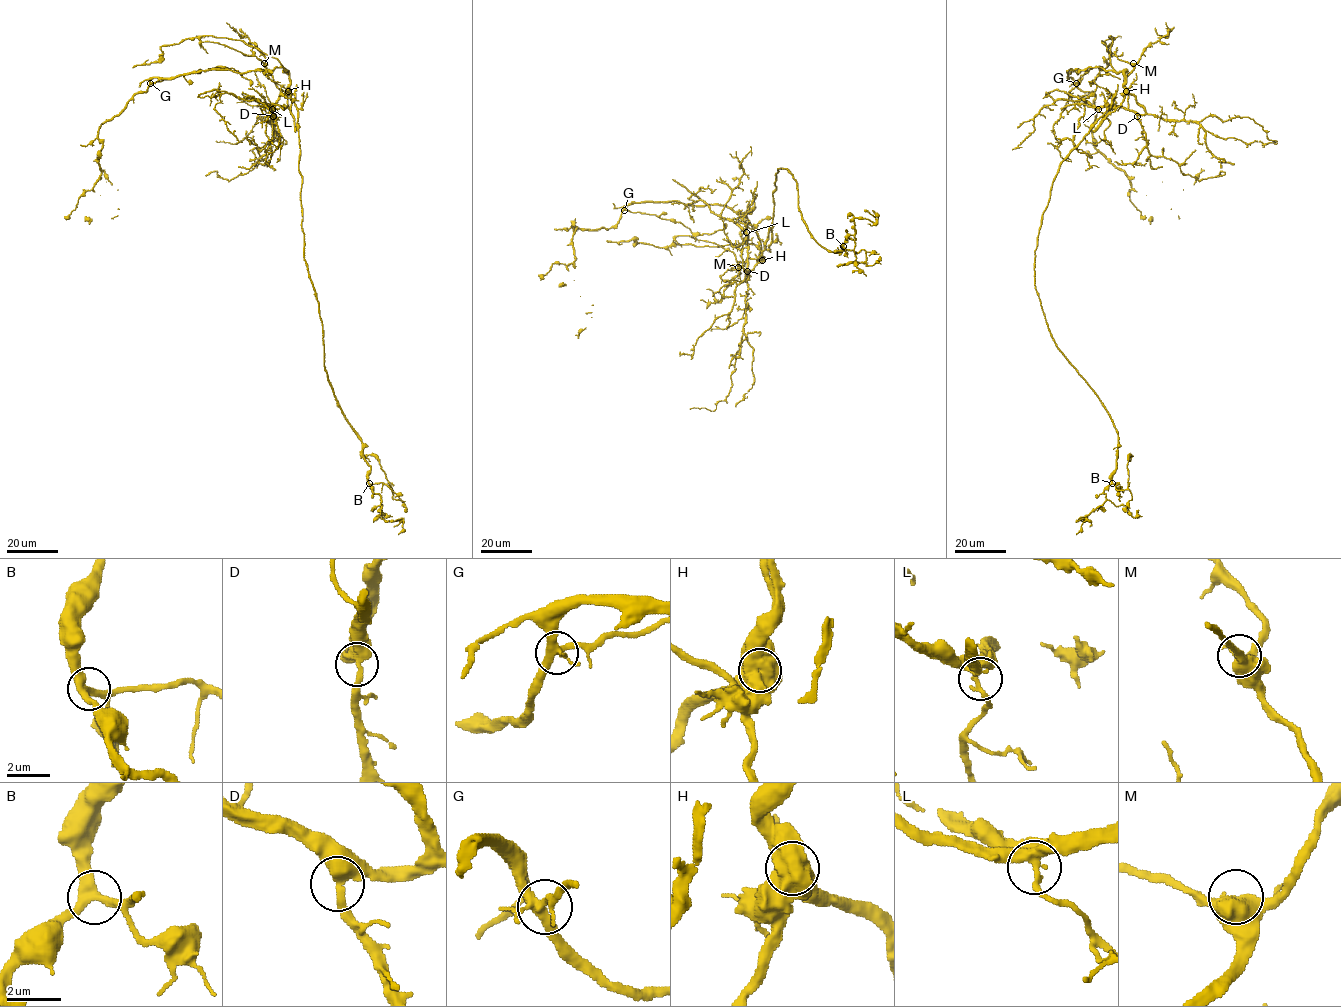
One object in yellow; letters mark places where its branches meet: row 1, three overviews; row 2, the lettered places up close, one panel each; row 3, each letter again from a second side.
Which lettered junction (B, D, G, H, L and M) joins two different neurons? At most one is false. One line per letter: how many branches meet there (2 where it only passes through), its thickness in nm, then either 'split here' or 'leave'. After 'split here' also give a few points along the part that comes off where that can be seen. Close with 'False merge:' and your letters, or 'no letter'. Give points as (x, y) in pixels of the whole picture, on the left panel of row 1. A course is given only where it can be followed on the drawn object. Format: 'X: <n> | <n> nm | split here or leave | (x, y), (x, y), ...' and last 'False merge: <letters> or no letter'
B: 3 | 360 nm | leave
D: 3 | 400 nm | leave
G: 4 | 360 nm | leave
H: 4 | 900 nm | split here | (288, 90), (323, 366), (362, 442), (379, 517), (403, 520), (398, 534)
L: 4 | 320 nm | leave
M: 3 | 440 nm | leave
False merge: H

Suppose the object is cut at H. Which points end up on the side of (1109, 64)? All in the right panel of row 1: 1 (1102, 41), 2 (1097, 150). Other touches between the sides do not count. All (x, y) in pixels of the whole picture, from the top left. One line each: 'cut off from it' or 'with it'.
1: cut off from it
2: with it

